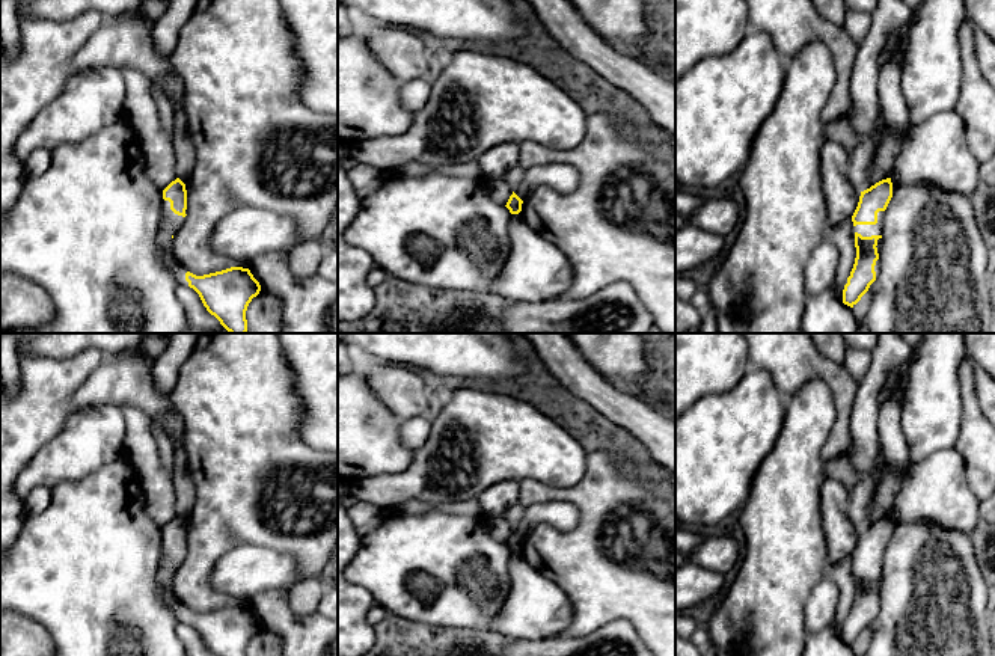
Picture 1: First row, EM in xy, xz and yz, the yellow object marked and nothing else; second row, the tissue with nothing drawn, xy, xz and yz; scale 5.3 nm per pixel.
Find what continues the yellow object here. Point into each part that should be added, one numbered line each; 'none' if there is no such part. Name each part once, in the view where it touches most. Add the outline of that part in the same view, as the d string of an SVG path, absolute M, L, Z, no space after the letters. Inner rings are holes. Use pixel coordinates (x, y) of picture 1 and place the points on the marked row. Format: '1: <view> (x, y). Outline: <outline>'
1: yz (864, 229). Outline: M883 211L877 213L877 223L876 225L853 225L852 223L852 238L855 241L855 234L861 234L862 237L871 237L871 235L882 235L883 228Z

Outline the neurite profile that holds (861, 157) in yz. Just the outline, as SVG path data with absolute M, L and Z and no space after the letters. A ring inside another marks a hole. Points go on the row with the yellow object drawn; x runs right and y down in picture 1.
M879 107L879 118L873 131L859 134L858 145L855 146L850 160L847 179L856 192L865 190L868 167L874 154L874 140L877 133L886 125L882 109Z

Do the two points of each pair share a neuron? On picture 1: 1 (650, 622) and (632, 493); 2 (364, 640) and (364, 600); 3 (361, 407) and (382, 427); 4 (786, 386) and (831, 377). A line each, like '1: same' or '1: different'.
1: same
2: same
3: same
4: same

